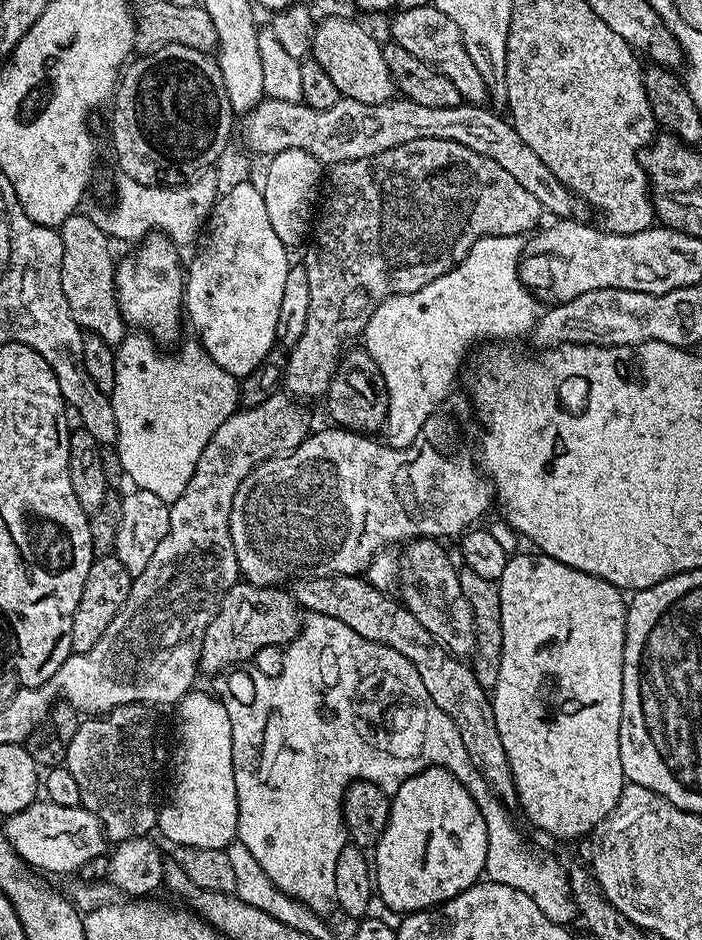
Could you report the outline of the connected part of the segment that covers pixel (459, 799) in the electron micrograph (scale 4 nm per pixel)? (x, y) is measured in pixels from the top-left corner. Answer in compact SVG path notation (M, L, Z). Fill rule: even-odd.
M423 768L418 774L406 778L406 782L402 782L398 786L398 790L391 793L390 799L392 805L390 806L388 825L382 834L382 838L374 846L374 853L376 852L376 860L374 856L374 892L378 897L379 903L381 900L390 911L400 912L399 914L423 912L444 904L446 900L454 899L455 896L465 892L470 885L477 883L485 875L484 867L486 866L486 850L488 849L486 820L482 818L482 810L478 810L472 795L465 790L462 782L458 782L458 778L454 778L452 772L448 772L445 768Z

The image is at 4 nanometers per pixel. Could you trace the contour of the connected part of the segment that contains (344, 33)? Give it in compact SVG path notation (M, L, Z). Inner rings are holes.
M326 18L316 24L316 32L312 39L312 50L310 53L311 59L318 62L318 66L322 66L322 70L326 70L326 74L330 74L330 78L334 78L334 86L338 86L341 97L346 99L354 99L357 102L364 103L386 103L386 101L393 99L394 93L397 91L396 82L392 79L392 71L388 69L388 63L384 57L384 50L381 41L376 41L366 29L360 24L355 24L357 21L352 18Z

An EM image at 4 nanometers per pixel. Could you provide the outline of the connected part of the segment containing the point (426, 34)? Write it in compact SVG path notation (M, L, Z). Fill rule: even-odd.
M434 6L406 9L397 11L392 18L391 39L402 46L402 50L410 50L416 60L437 68L447 80L454 82L461 101L483 105L486 101L484 99L489 99L488 83L482 78L482 74L478 74L478 66L470 62L470 54L466 54L466 46L462 42L458 26L454 26L454 22L450 22L450 18L442 14L442 10Z

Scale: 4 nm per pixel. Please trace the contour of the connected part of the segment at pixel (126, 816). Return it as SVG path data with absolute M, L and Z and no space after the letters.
M123 704L120 708L114 708L107 714L97 715L95 718L85 719L74 734L74 742L70 742L70 750L66 767L70 770L70 774L74 774L74 782L78 782L78 794L80 795L80 804L86 810L90 810L90 814L94 814L98 818L98 822L104 827L105 837L109 841L119 842L121 840L129 840L135 836L148 836L149 833L157 827L158 824L158 799L156 800L156 779L160 776L160 771L165 771L166 761L169 759L170 752L166 747L164 749L164 736L160 733L160 728L156 725L156 716L151 707L147 704Z

